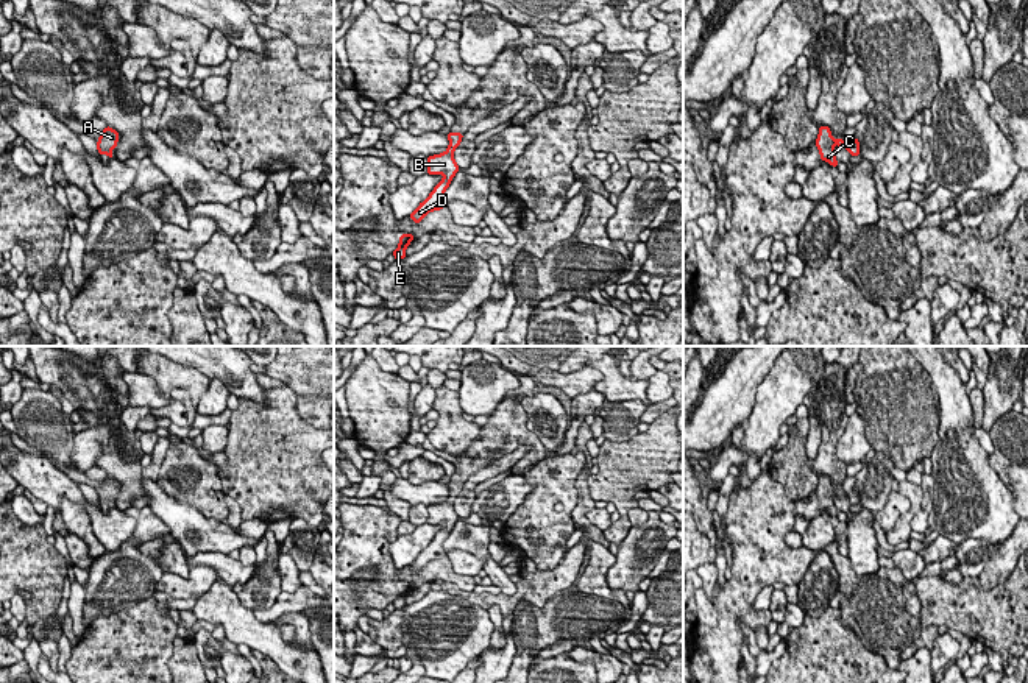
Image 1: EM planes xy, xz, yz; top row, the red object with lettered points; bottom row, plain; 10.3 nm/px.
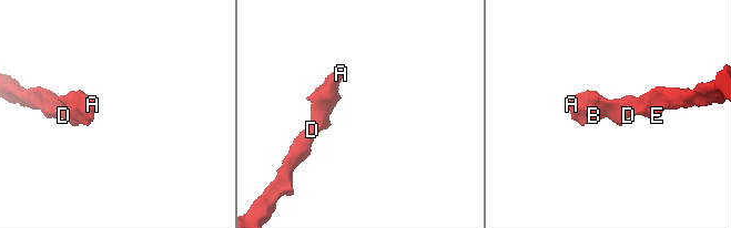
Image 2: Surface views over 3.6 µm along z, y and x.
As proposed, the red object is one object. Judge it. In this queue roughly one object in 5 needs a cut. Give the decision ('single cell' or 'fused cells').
single cell

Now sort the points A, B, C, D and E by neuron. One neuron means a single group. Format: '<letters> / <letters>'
A B C D E

